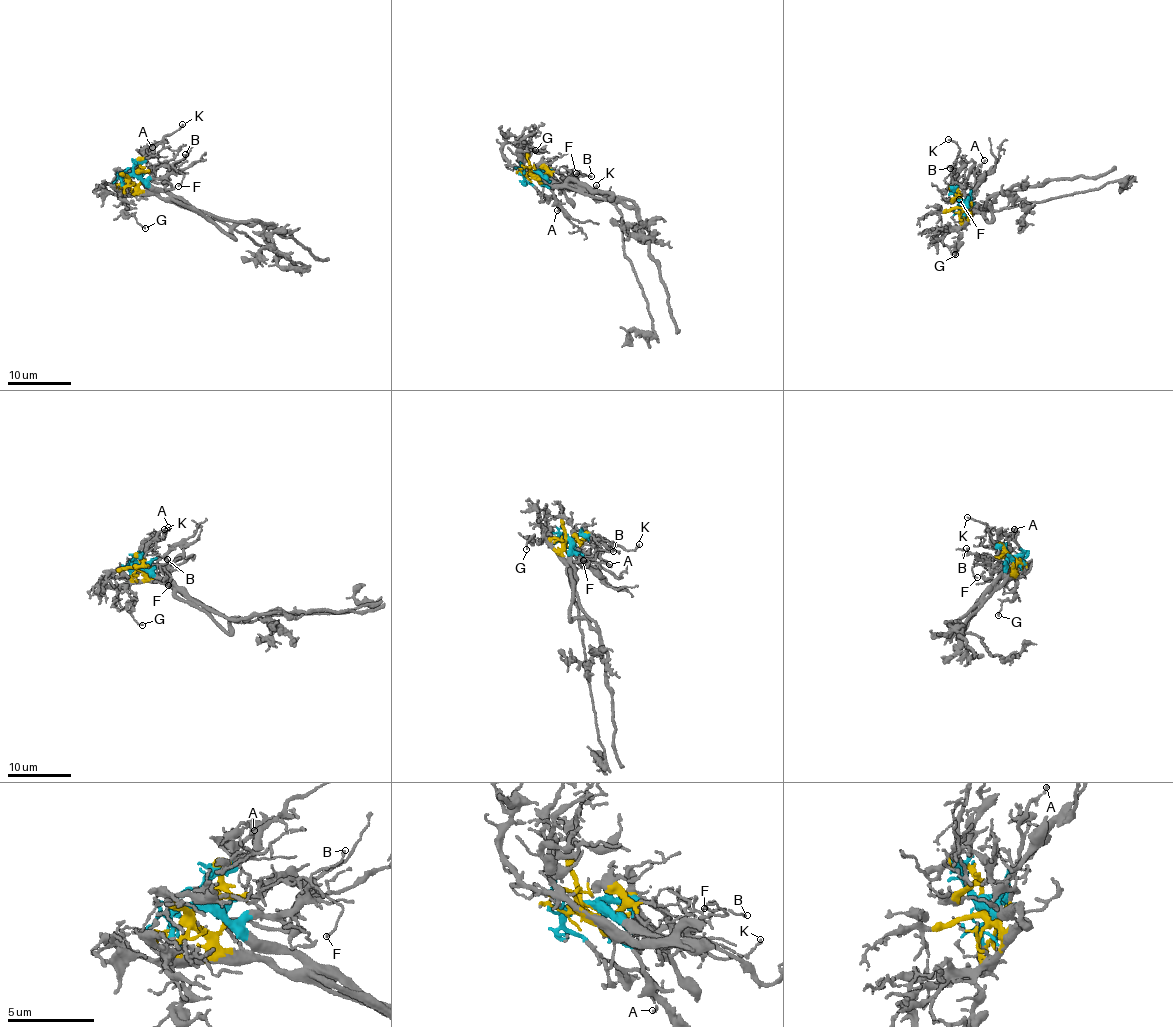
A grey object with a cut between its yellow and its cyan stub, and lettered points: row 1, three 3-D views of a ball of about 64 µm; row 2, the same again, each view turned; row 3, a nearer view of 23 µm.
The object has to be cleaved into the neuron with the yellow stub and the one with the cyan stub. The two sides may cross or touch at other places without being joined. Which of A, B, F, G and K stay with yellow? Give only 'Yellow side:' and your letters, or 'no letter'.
Yellow side: G

